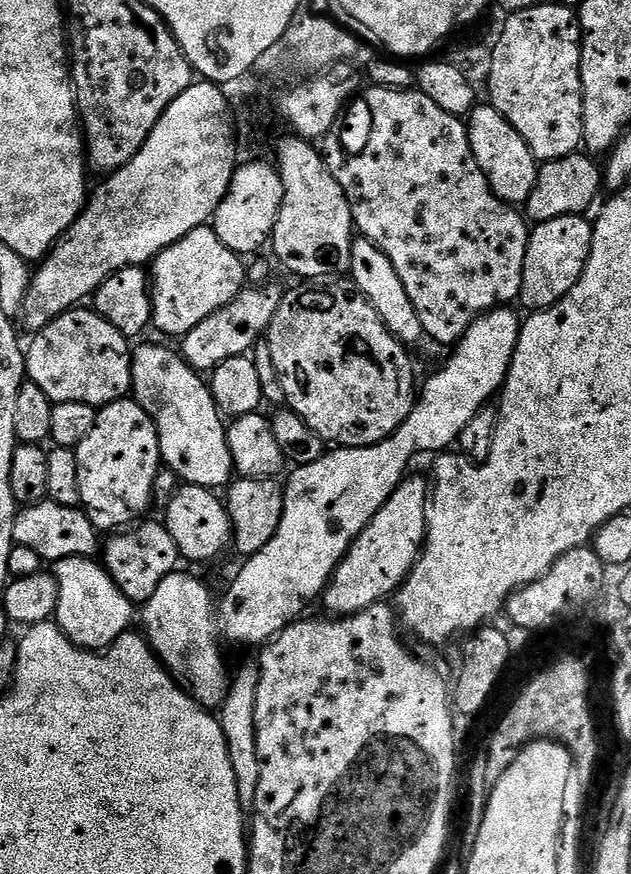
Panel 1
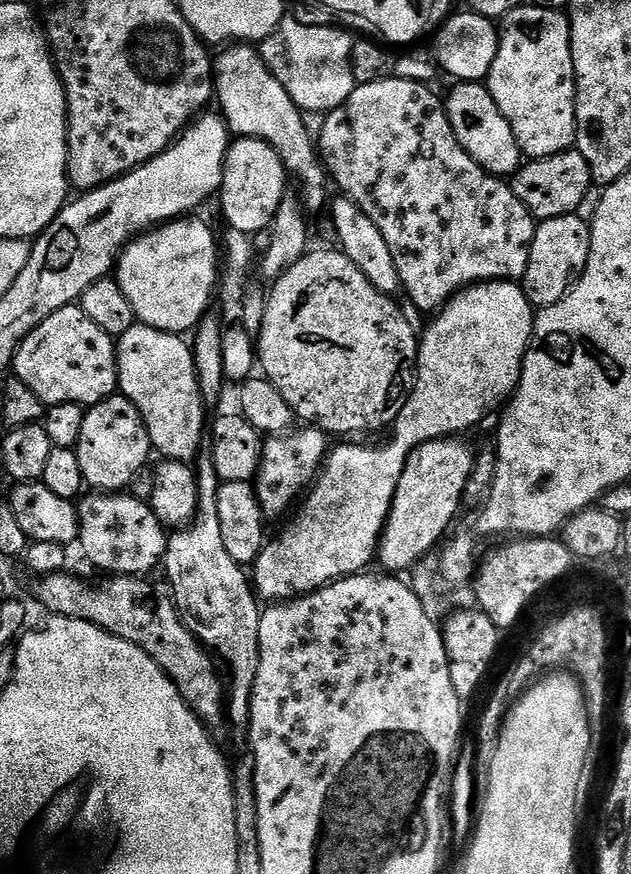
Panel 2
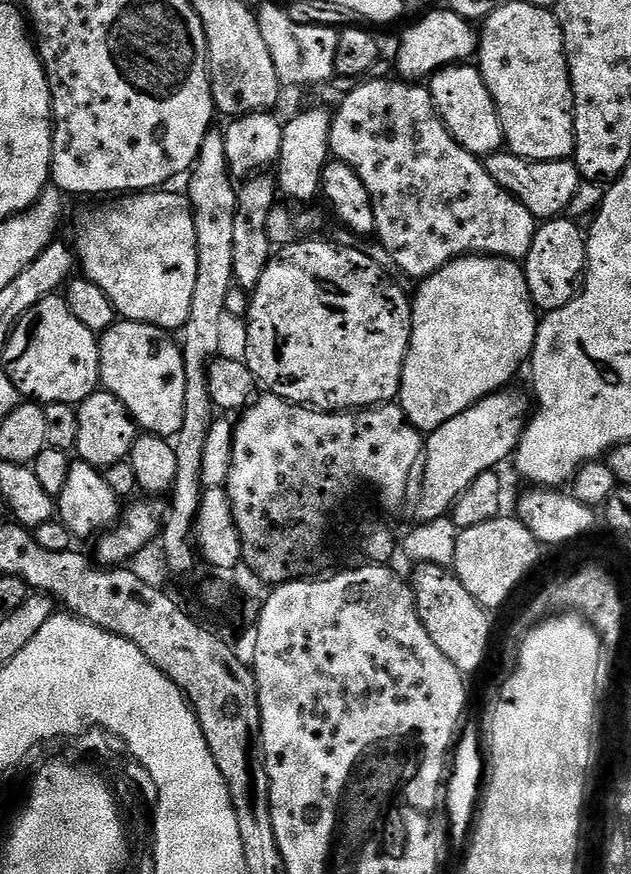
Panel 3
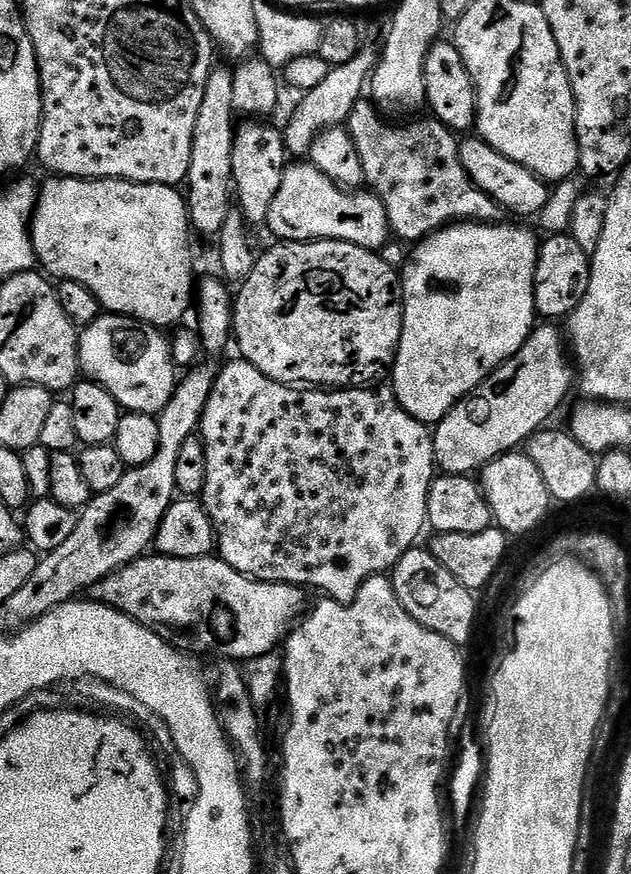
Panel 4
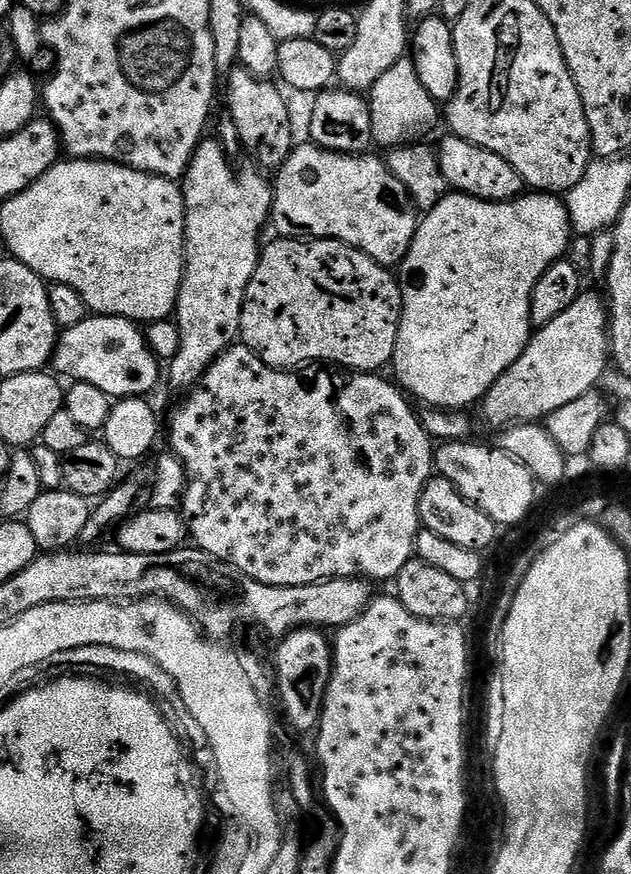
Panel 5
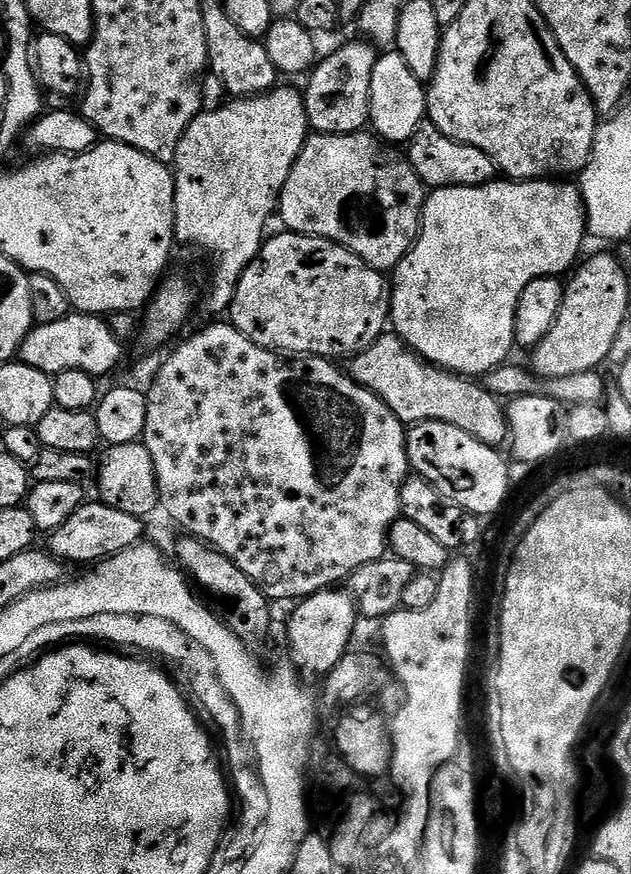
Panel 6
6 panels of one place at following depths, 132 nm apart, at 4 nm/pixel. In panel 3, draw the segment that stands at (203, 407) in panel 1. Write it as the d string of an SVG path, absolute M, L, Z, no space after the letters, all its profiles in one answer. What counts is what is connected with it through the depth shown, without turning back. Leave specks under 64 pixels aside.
M117 319L110 330L99 337L100 341L100 383L103 391L114 394L126 406L133 420L145 433L165 438L175 438L182 430L182 406L186 406L186 366L180 345L172 340L167 331L143 324L137 320Z

